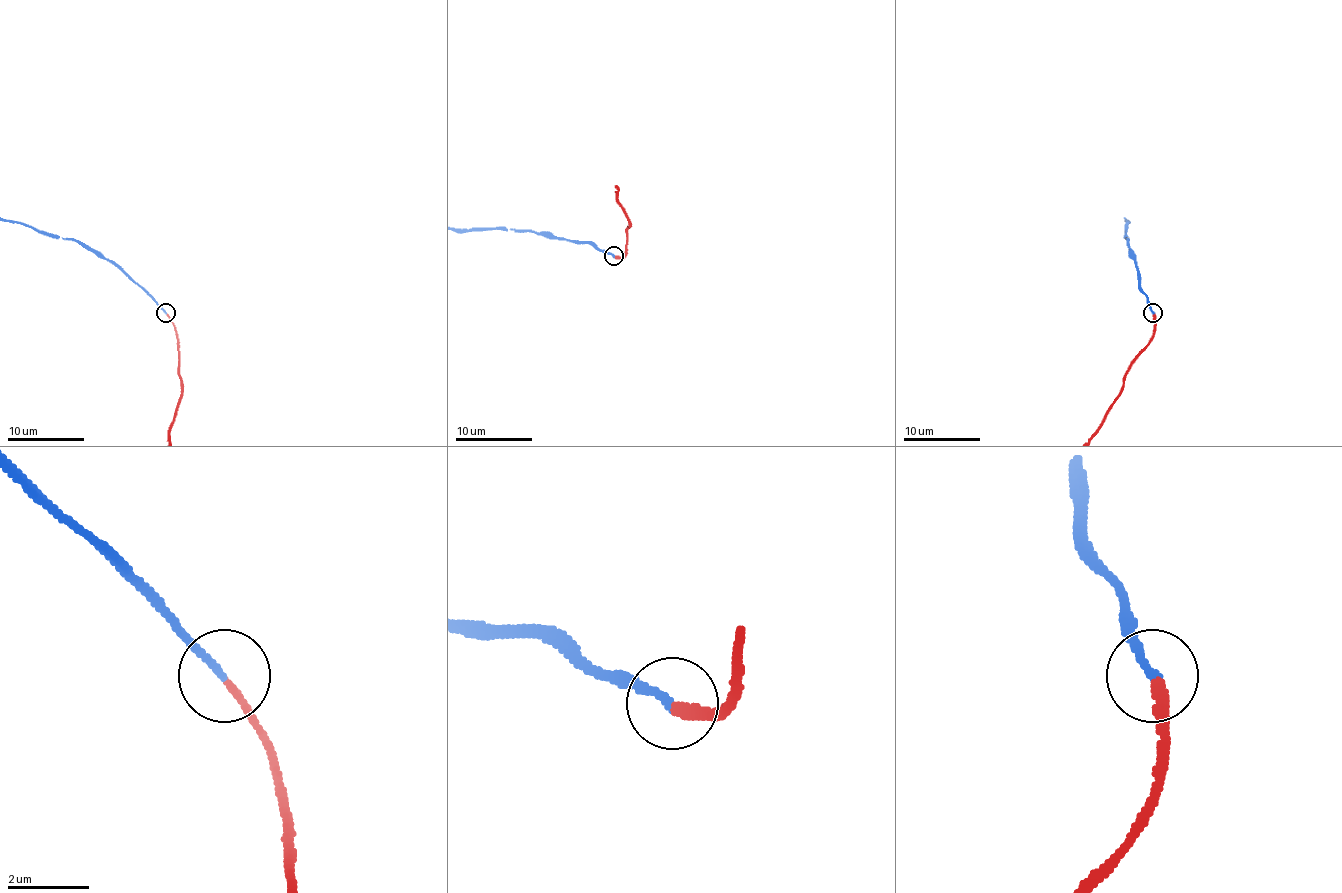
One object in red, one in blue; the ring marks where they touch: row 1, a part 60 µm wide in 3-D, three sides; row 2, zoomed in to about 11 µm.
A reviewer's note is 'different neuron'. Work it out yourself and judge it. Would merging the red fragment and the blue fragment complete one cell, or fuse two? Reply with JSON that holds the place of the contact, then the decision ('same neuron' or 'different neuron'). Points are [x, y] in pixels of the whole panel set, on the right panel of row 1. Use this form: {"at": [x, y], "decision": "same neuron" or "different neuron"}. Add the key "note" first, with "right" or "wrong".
{"note": "wrong", "at": [1153, 312], "decision": "same neuron"}

